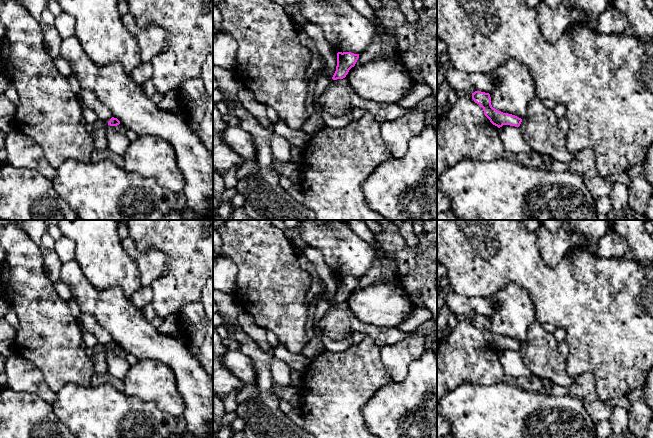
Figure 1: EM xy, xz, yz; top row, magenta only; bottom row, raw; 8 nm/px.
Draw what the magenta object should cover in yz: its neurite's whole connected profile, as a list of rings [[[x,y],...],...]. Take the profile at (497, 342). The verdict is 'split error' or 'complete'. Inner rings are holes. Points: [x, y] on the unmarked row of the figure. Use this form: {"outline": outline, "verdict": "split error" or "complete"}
{"outline": [[[475,315],[472,317],[472,323],[475,327],[479,328],[483,332],[485,340],[493,349],[497,350],[498,352],[502,351],[503,349],[515,351],[520,350],[522,346],[521,342],[512,338],[503,337],[492,331],[489,317]]], "verdict": "complete"}

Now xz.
{"outline": [[[338,276],[336,295],[332,303],[337,304],[345,302],[349,294],[355,290],[358,282],[359,278],[354,278],[351,276]]], "verdict": "complete"}

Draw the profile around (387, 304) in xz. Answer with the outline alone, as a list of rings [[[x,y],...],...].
[[[397,280],[354,290],[345,302],[359,321],[376,327],[397,327],[415,308]]]

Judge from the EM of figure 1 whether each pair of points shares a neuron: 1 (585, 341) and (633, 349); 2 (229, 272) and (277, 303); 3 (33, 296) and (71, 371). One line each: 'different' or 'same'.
1: same
2: different
3: same

